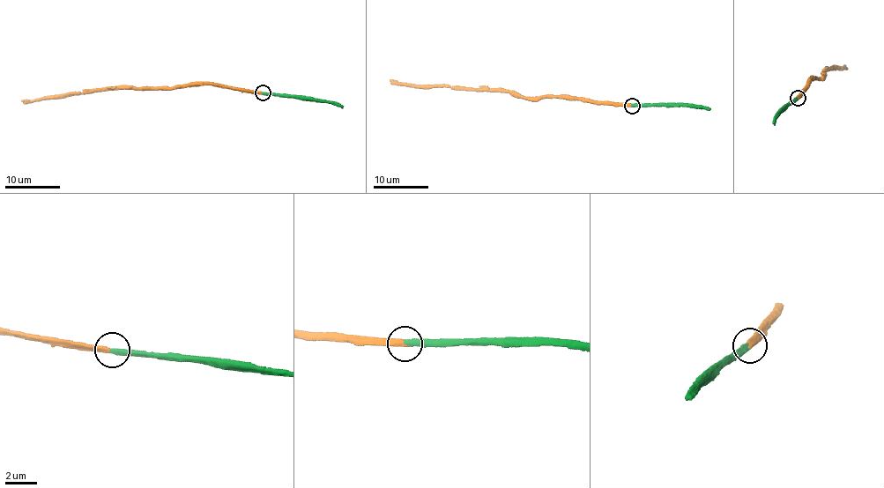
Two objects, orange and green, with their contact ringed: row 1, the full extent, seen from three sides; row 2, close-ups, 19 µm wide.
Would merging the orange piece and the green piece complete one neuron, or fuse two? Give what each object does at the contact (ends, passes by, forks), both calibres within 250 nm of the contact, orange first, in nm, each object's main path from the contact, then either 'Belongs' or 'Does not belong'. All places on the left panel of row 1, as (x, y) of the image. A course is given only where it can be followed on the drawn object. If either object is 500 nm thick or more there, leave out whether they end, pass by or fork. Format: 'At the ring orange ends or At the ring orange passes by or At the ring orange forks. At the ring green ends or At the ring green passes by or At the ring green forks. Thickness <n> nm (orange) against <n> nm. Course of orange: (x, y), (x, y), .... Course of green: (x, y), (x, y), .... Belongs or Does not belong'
At the ring orange ends. At the ring green ends. Thickness 360 nm (orange) against 360 nm. Course of orange: (263, 92), (193, 84), (170, 88), (107, 87), (78, 94), (21, 100). Course of green: (263, 92), (334, 101), (342, 108). Belongs

